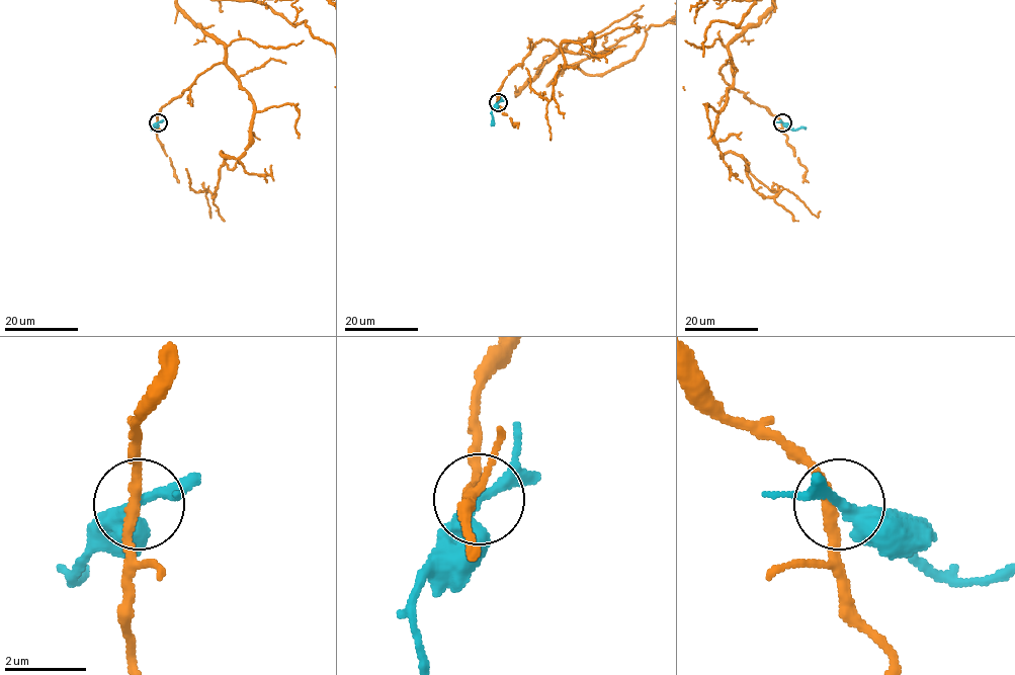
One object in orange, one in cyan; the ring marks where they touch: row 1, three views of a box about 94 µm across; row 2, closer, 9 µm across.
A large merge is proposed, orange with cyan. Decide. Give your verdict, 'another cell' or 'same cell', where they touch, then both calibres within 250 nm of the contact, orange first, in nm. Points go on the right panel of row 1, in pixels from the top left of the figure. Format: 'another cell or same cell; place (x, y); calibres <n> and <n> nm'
another cell; place (782, 122); calibres 280 and 320 nm

